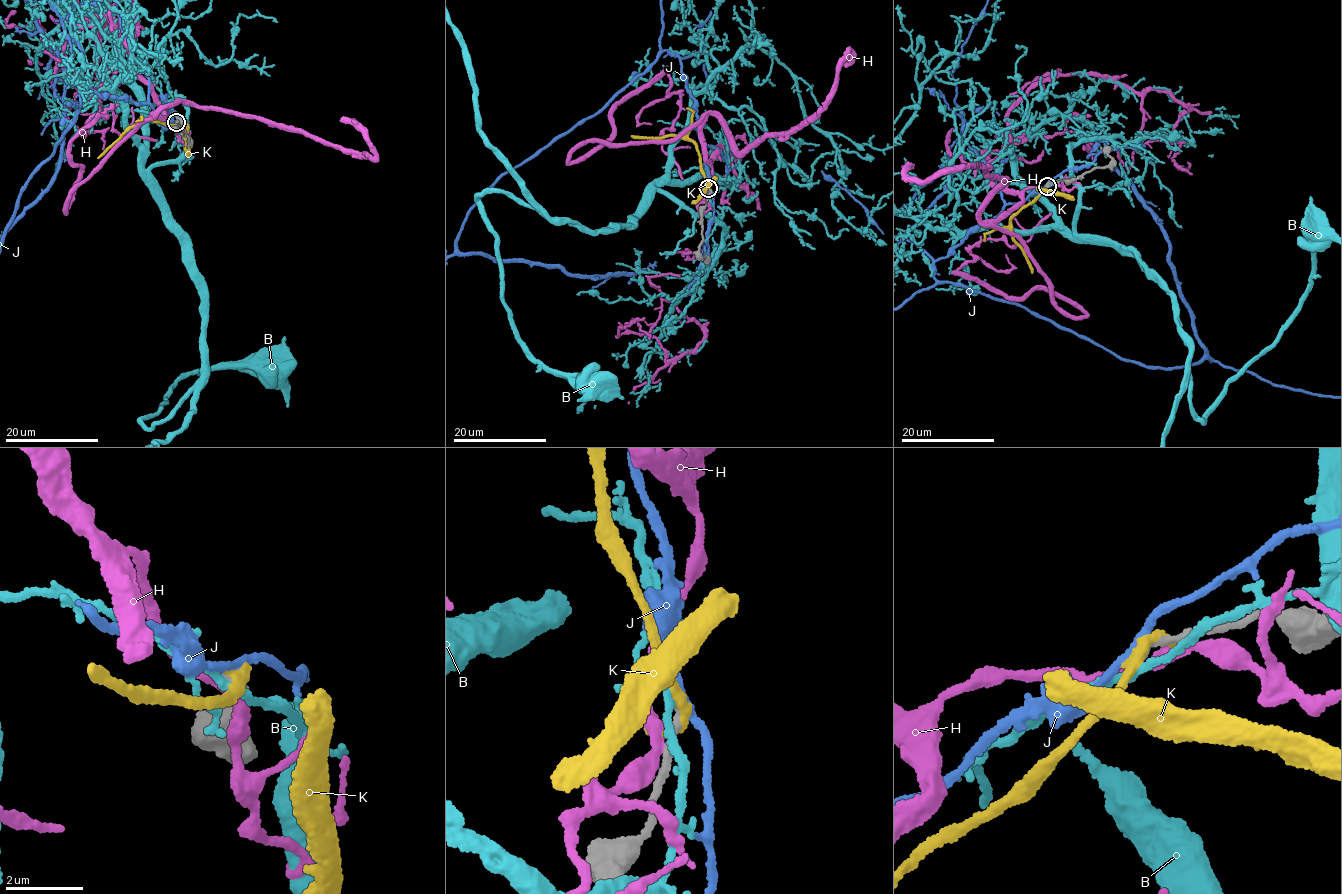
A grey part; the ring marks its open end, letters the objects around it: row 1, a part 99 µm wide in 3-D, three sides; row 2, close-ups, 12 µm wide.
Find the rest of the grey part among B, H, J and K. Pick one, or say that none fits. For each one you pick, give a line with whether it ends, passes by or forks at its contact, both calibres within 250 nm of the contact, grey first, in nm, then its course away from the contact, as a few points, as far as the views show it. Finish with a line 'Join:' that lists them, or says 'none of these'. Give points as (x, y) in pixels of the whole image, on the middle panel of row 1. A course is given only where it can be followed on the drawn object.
Join: none of these

